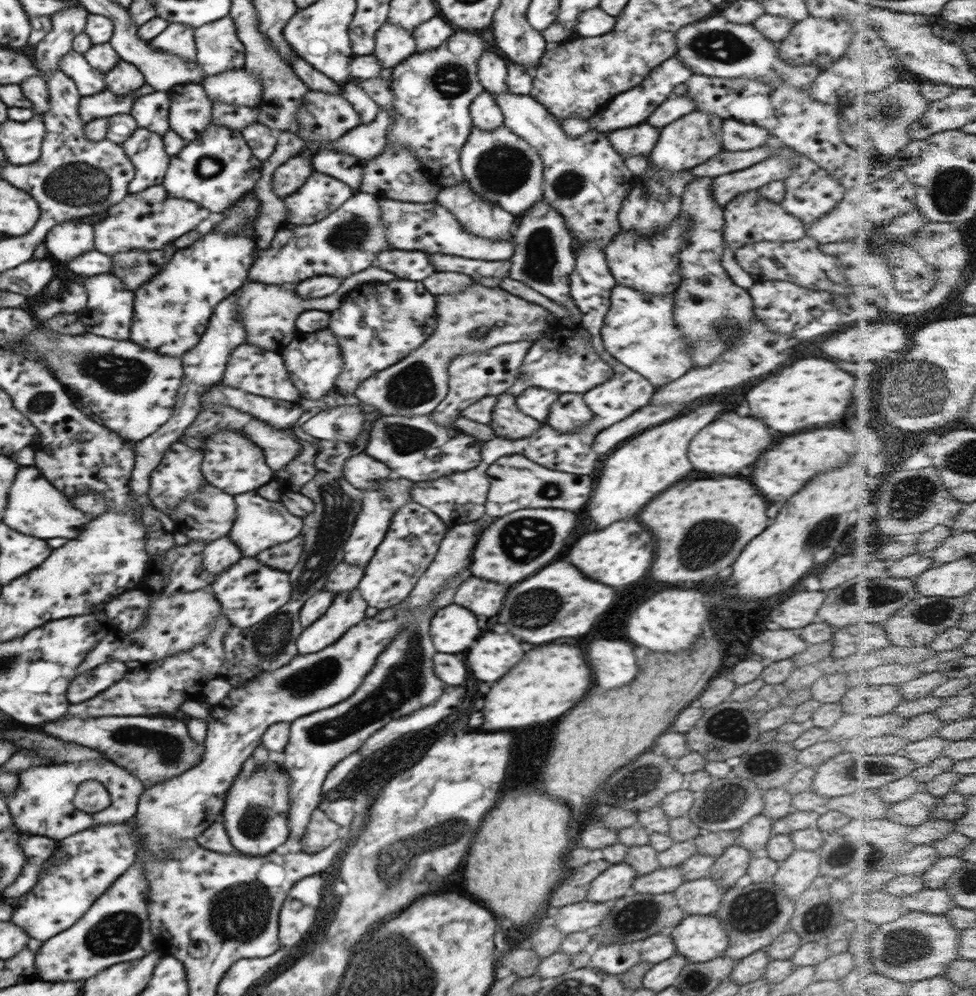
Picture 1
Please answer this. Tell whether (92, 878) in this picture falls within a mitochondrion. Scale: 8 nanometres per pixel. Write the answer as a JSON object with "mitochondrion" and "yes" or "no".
{"mitochondrion":"no"}

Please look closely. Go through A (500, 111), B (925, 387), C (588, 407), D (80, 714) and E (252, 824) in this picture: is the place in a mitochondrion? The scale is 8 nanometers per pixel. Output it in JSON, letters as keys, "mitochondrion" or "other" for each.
{"A":"other","B":"mitochondrion","C":"other","D":"other","E":"mitochondrion"}

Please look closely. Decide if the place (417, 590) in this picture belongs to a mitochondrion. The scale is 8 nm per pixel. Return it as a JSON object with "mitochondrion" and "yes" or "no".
{"mitochondrion":"no"}

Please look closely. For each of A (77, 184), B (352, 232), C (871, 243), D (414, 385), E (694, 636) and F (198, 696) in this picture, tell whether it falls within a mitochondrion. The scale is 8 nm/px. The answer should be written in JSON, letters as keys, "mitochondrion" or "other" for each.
{"A":"mitochondrion","B":"mitochondrion","C":"other","D":"mitochondrion","E":"other","F":"other"}

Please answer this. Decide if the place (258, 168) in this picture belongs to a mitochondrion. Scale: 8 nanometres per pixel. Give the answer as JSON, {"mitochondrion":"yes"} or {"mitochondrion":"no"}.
{"mitochondrion":"no"}

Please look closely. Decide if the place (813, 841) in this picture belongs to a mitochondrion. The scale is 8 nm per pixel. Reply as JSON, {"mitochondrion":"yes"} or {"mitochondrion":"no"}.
{"mitochondrion":"no"}

